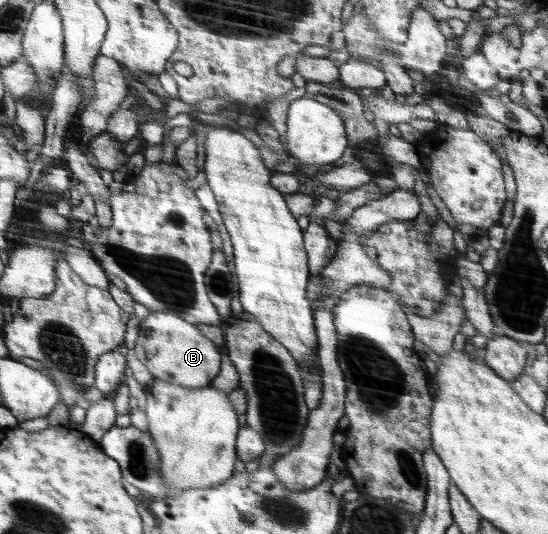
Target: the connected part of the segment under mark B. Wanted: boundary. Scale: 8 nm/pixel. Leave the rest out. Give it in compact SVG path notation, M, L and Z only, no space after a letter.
M151 311L140 323L136 353L155 379L188 388L207 387L220 371L220 353L195 324L174 311Z

